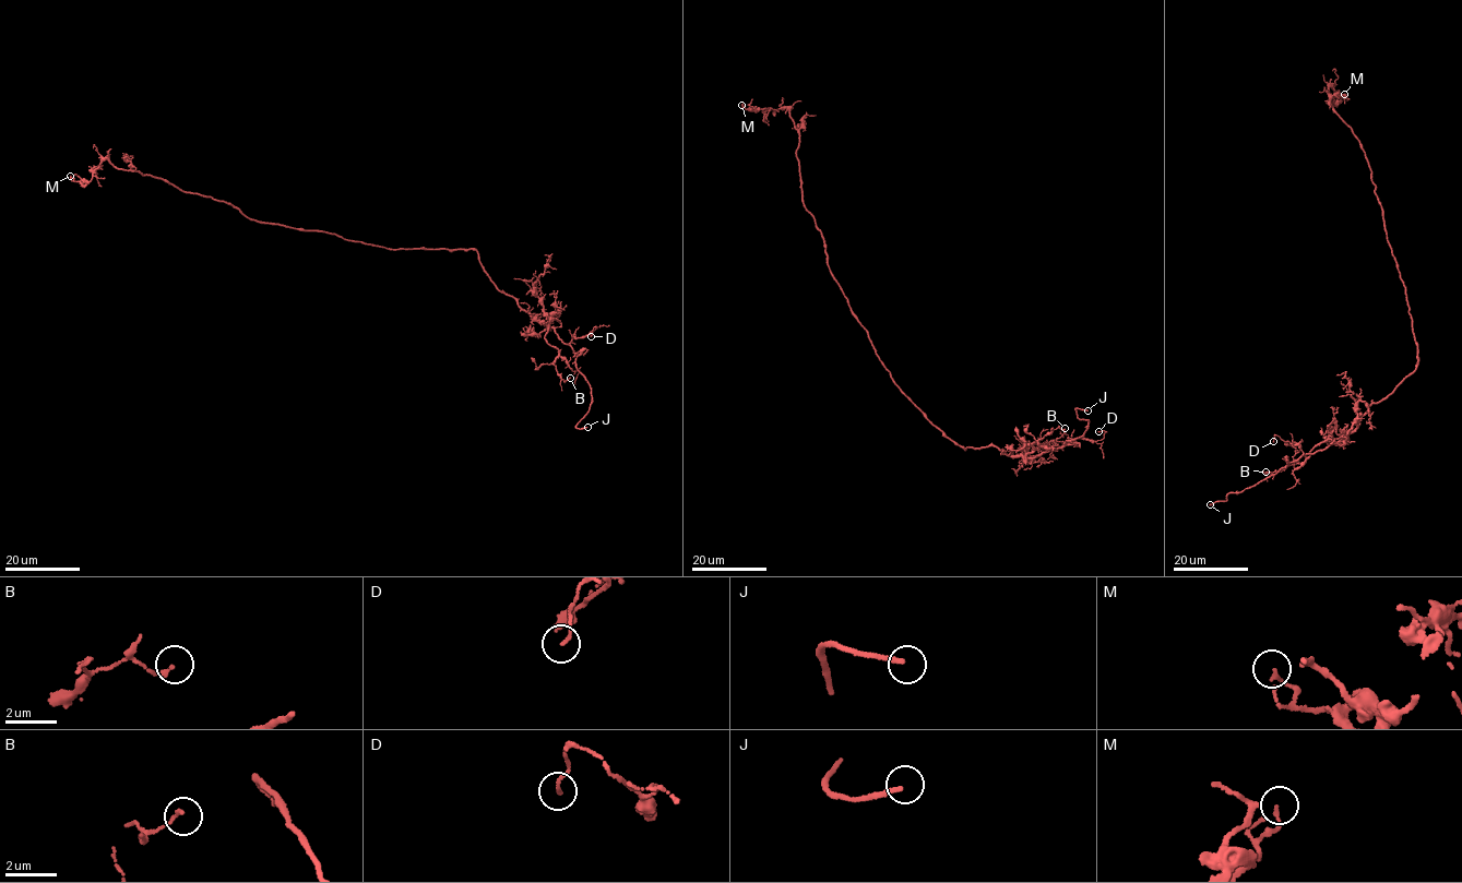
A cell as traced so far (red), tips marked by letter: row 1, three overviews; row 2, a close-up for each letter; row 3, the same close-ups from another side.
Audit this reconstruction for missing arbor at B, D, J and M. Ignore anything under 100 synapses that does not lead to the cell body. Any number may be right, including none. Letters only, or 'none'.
J

